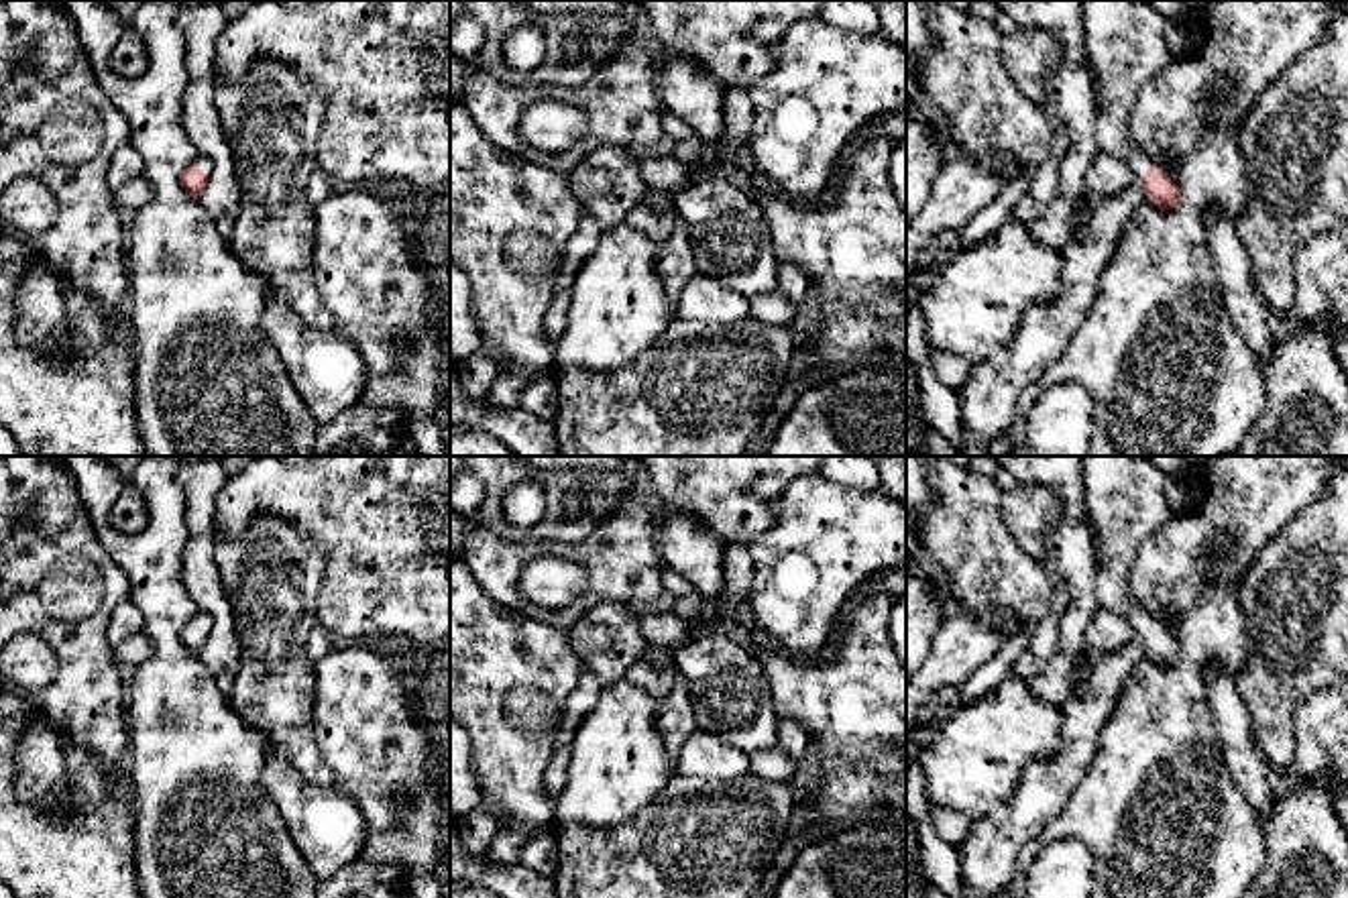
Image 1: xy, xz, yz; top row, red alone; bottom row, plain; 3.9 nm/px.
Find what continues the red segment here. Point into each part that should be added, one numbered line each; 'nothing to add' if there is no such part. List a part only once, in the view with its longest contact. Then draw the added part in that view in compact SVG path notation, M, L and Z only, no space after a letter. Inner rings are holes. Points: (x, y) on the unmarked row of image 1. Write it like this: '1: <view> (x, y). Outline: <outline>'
1: yz (1125, 495). Outline: M1140 456L1081 458L1100 609L1120 615L1142 633L1153 615L1132 597L1128 576L1140 544L1173 519L1165 497L1167 474Z

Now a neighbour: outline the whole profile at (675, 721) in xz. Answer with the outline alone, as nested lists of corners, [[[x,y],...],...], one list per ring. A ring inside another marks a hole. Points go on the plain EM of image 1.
[[[678,678],[670,692],[658,703],[656,731],[660,733],[662,745],[676,770],[680,745],[696,731],[696,717],[692,713],[692,700],[688,684]]]

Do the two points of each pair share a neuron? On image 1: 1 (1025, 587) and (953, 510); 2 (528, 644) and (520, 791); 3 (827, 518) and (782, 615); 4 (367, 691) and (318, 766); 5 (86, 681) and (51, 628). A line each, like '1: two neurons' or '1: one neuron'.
1: one neuron
2: one neuron
3: one neuron
4: two neurons
5: one neuron

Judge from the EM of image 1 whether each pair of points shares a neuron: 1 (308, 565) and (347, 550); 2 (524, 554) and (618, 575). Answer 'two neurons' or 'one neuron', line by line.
1: two neurons
2: one neuron

